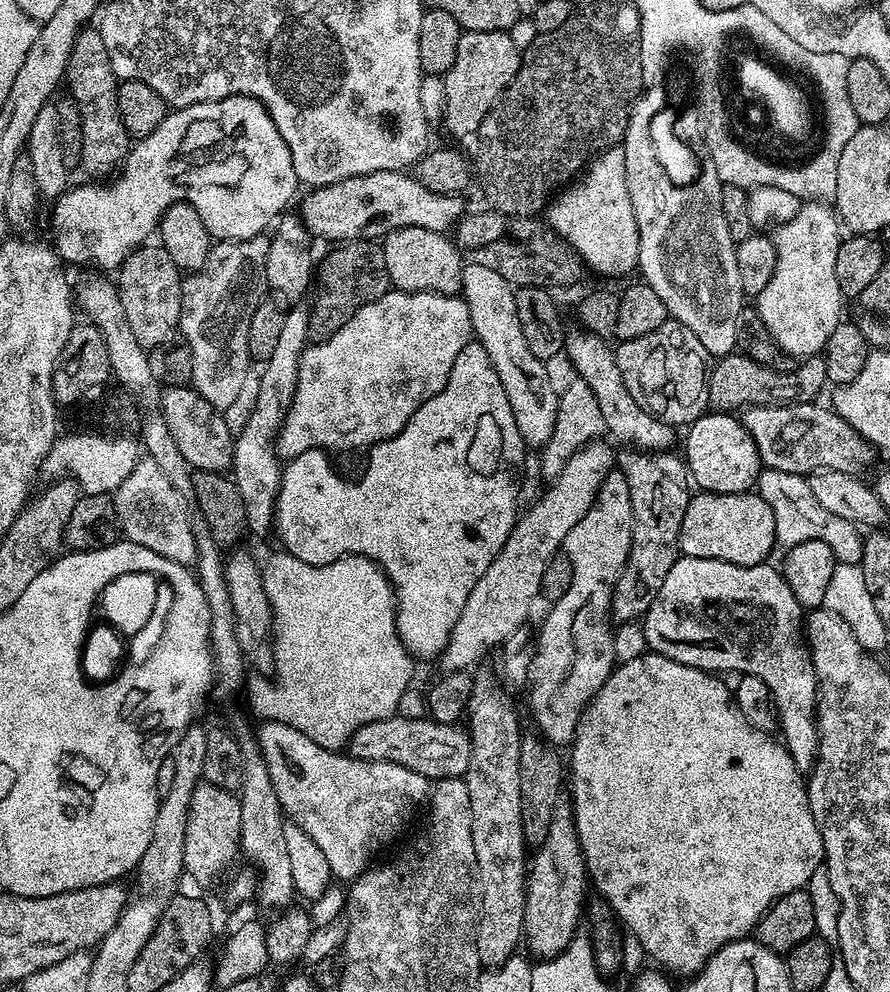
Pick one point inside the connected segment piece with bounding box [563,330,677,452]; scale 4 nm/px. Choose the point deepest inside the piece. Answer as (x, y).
(594, 361)

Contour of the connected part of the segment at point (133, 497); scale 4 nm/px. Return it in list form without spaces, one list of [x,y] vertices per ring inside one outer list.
[[[142,458],[134,470],[130,470],[130,478],[126,478],[114,494],[116,519],[120,522],[121,533],[138,546],[146,546],[146,550],[154,550],[154,554],[170,558],[170,562],[195,565],[196,528],[188,517],[184,500],[182,493],[170,486],[158,462]]]

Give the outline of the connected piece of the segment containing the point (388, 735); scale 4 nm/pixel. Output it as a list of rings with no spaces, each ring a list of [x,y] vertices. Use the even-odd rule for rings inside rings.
[[[397,714],[370,722],[349,738],[347,755],[358,760],[394,762],[398,766],[406,766],[406,770],[422,774],[430,782],[445,780],[448,776],[463,777],[472,753],[471,735],[456,724],[440,724],[431,718],[423,719],[415,720],[412,716]]]

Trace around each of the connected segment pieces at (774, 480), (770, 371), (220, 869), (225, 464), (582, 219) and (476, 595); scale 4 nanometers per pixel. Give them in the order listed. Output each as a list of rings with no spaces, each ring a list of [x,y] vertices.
[[[764,468],[758,481],[758,495],[766,502],[766,506],[770,506],[770,510],[774,510],[774,534],[781,549],[798,546],[798,542],[817,540],[825,542],[830,550],[834,551],[839,563],[859,564],[863,544],[863,535],[859,527],[846,518],[831,514],[826,506],[822,506],[822,502],[814,498],[814,490],[810,490],[805,477],[786,474],[777,468]]]
[[[729,354],[719,357],[713,363],[712,371],[708,374],[708,402],[715,411],[735,413],[737,410],[743,410],[754,404],[807,404],[817,399],[823,388],[828,384],[828,375],[826,374],[826,362],[823,355],[810,356],[803,361],[804,364],[797,372],[786,372],[780,368],[771,368],[770,366],[760,365],[754,362],[750,357],[741,354]]]
[[[201,782],[194,786],[194,794],[190,794],[190,806],[188,807],[188,821],[186,822],[186,838],[184,839],[184,871],[190,877],[193,876],[200,884],[212,884],[232,863],[240,851],[240,823],[242,822],[242,806],[240,797],[230,794],[218,786]]]
[[[191,386],[179,388],[165,387],[160,397],[160,411],[164,413],[166,426],[170,428],[170,434],[174,434],[174,442],[178,442],[178,450],[182,450],[182,458],[193,470],[198,472],[223,472],[227,473],[232,466],[232,446],[234,443],[234,428],[228,425],[228,420],[223,411],[215,408],[202,394],[198,394]]]
[[[623,147],[608,148],[595,157],[582,175],[547,205],[546,223],[584,259],[591,271],[593,268],[604,276],[624,276],[631,268],[633,271],[640,263],[638,222],[630,202],[630,190],[626,190]]]
[[[597,438],[591,444],[584,445],[566,462],[566,466],[554,477],[552,484],[544,493],[540,500],[536,500],[528,509],[523,509],[522,515],[517,519],[516,524],[510,530],[502,550],[486,566],[486,574],[478,578],[478,586],[470,590],[466,598],[466,606],[462,606],[462,614],[458,614],[458,622],[454,622],[454,630],[448,639],[448,645],[438,657],[438,663],[444,672],[468,672],[472,667],[487,654],[491,648],[497,649],[504,640],[510,638],[519,627],[529,619],[528,611],[532,608],[532,603],[540,596],[542,586],[542,574],[546,571],[546,566],[563,549],[566,534],[574,530],[577,522],[585,516],[592,508],[596,496],[600,493],[600,488],[604,485],[604,479],[608,473],[613,471],[616,462],[616,452],[611,443],[603,444],[603,439]]]

